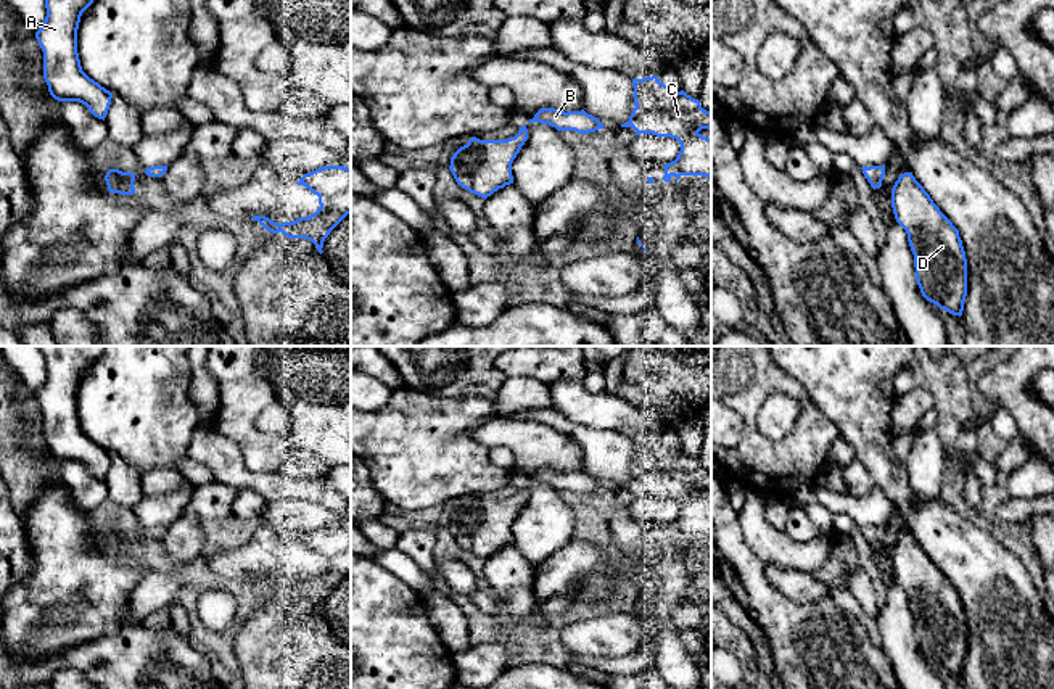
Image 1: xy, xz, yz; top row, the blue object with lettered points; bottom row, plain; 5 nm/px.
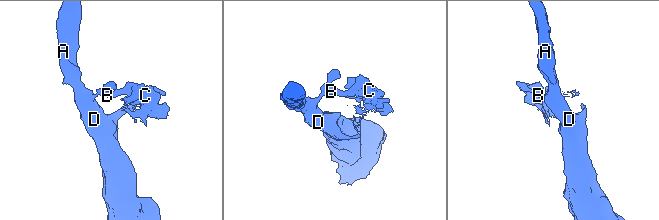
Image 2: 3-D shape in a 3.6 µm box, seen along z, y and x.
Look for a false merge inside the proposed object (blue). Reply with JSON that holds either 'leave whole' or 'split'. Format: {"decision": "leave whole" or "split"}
{"decision": "leave whole"}

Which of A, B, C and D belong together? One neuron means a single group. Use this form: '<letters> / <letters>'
A B C D

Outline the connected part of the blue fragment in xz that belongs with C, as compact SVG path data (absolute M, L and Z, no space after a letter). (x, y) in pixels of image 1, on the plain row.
M657 436L632 439L634 465L629 481L621 488L632 488L636 496L652 494L676 499L681 505L677 518L665 525L665 543L674 536L711 536L711 499L700 494L711 491L711 473L684 451L674 452Z

